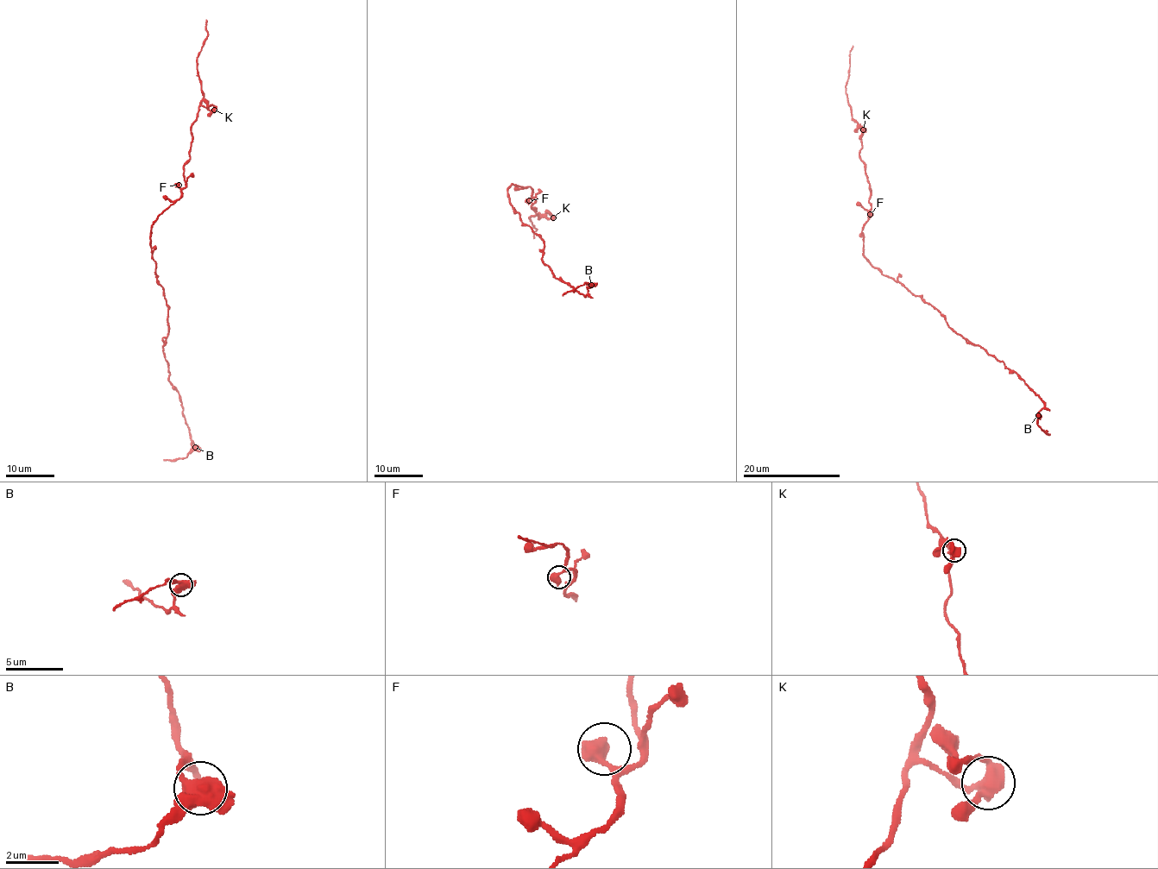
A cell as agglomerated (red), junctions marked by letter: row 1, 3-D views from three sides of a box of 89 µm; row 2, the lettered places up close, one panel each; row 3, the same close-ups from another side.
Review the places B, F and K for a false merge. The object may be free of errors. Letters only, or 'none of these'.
B

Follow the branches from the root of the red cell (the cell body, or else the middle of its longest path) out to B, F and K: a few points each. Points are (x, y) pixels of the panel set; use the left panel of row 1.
B: (150, 247), (155, 276), (167, 307), (168, 327), (162, 353), (168, 379), (179, 395), (191, 444), (195, 447)
F: (150, 247), (152, 223), (179, 198), (179, 185)
K: (150, 247), (152, 223), (179, 198), (185, 186), (184, 164), (190, 158), (191, 127), (199, 107), (214, 110)

